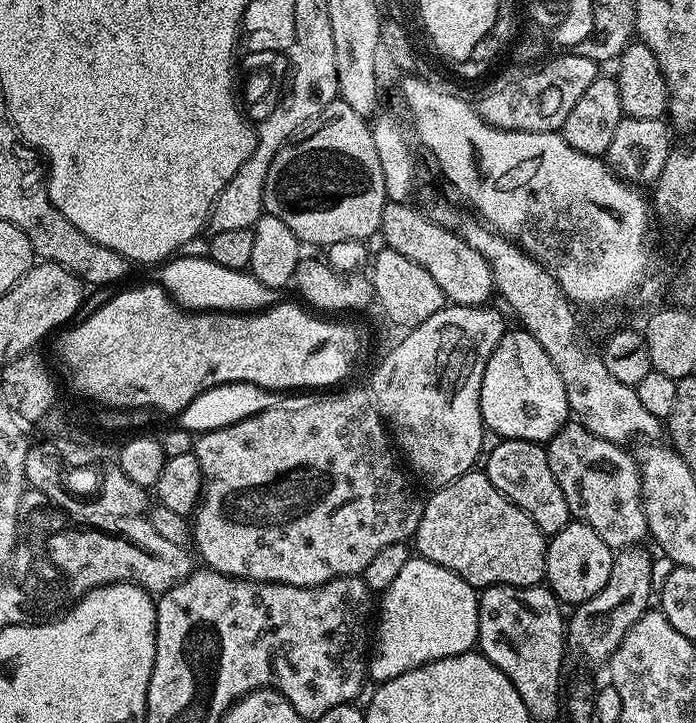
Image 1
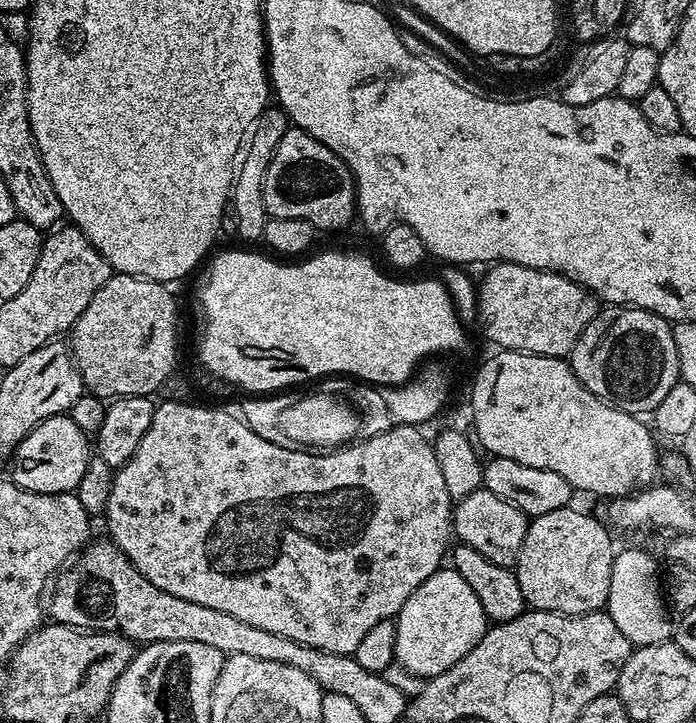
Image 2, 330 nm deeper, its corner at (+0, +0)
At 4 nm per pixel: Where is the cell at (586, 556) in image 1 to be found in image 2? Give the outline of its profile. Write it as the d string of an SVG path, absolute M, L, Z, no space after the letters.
M576 506L550 510L550 514L531 517L526 538L522 538L522 550L514 565L518 586L522 586L525 605L537 612L557 612L563 616L601 611L608 603L610 574L617 553L617 549L612 548L611 534L613 535L603 519L595 520L594 517L579 512Z

